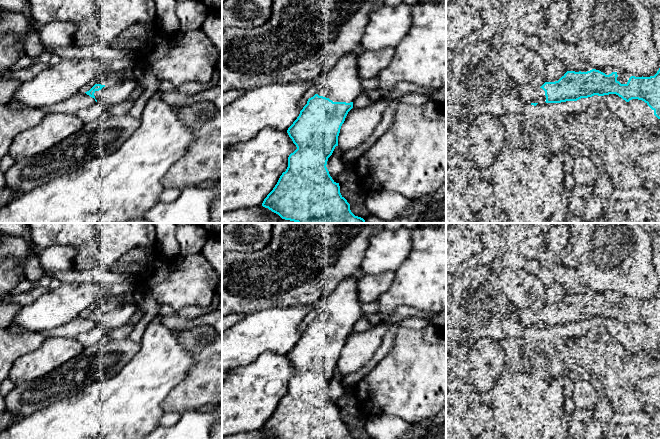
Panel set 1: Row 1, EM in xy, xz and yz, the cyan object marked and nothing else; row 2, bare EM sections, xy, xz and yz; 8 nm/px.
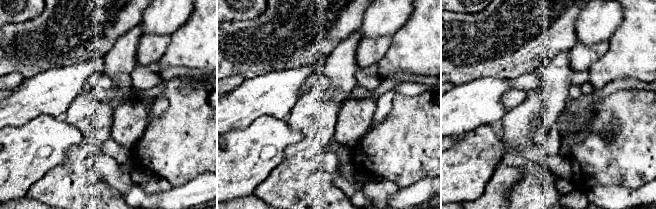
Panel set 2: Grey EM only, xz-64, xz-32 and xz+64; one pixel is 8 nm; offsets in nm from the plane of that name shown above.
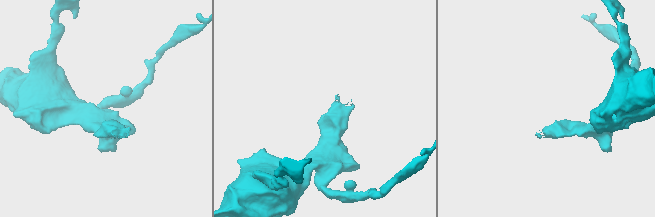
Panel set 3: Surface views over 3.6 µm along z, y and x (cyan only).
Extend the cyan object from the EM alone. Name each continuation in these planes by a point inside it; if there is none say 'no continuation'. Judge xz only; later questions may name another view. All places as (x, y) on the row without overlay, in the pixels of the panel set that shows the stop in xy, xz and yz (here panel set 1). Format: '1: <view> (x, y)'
1: xz (342, 307)

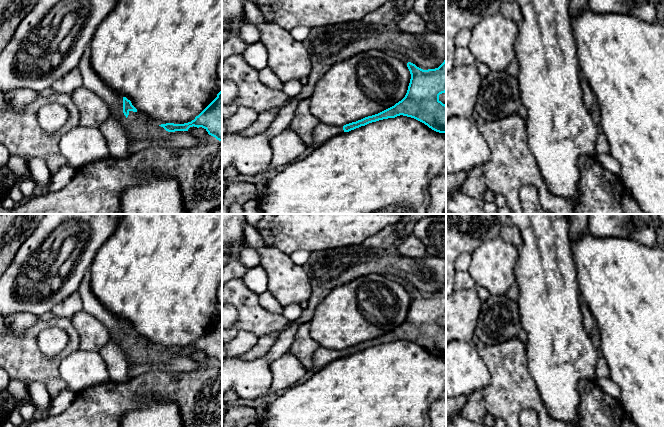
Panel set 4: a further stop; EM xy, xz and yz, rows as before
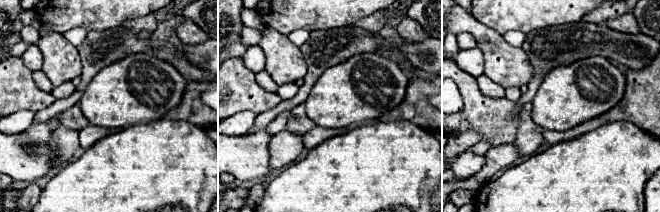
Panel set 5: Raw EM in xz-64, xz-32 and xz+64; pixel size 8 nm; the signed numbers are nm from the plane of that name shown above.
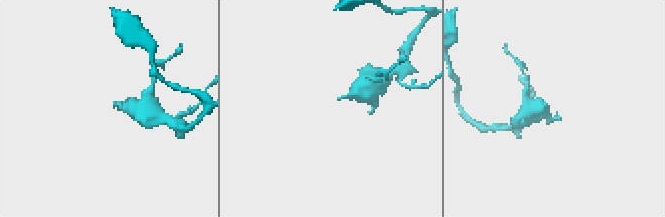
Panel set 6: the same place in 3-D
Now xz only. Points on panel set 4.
1: xz (323, 356)

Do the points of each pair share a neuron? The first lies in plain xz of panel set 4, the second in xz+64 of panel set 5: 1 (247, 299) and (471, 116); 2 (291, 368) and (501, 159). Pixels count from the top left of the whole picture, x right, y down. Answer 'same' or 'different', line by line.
1: same
2: same

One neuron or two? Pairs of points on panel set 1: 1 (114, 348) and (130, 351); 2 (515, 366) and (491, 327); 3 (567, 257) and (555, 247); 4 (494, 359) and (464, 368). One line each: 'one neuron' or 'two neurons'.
1: one neuron
2: two neurons
3: two neurons
4: two neurons

